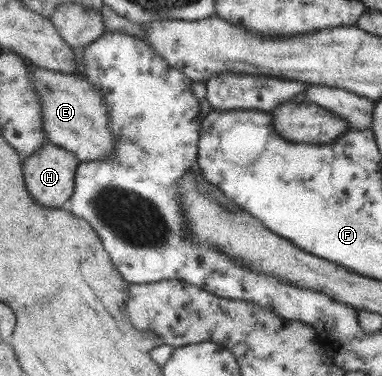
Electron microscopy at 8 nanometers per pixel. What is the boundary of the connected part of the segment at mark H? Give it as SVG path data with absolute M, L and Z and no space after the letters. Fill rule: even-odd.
M44 141L38 150L32 151L32 154L21 161L23 182L29 196L32 196L34 202L38 202L42 206L61 209L73 194L75 170L79 163L79 160L72 153Z

